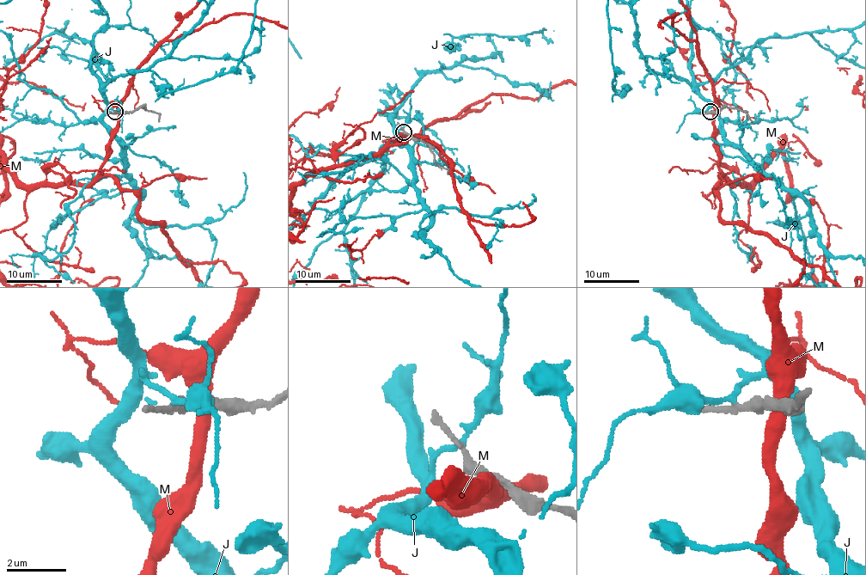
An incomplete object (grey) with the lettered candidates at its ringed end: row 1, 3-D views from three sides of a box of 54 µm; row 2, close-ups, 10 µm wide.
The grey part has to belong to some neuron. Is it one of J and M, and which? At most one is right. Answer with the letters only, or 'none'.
none

